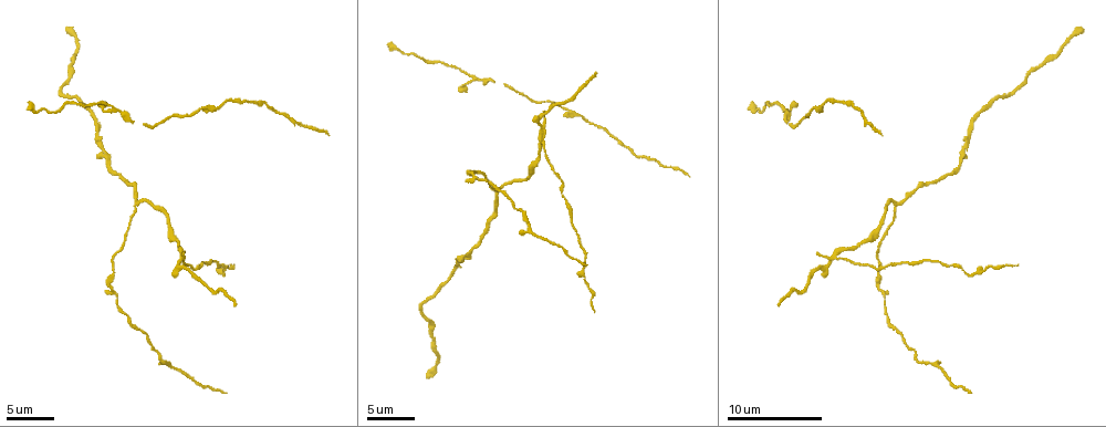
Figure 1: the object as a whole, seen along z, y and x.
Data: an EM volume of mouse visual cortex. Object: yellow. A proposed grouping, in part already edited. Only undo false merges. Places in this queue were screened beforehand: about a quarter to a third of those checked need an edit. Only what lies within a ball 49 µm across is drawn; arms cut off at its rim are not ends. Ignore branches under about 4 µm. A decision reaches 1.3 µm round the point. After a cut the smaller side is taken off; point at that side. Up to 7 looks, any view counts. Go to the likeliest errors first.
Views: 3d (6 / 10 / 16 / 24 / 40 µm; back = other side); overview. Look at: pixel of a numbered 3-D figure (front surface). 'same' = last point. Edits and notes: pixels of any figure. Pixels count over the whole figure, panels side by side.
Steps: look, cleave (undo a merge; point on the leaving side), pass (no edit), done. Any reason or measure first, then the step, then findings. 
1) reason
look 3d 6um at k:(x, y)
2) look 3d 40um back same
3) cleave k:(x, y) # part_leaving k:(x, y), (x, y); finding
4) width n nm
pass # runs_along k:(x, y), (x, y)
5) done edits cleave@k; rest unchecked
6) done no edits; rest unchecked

a fork
look 3d 10um at 1:(840, 260)

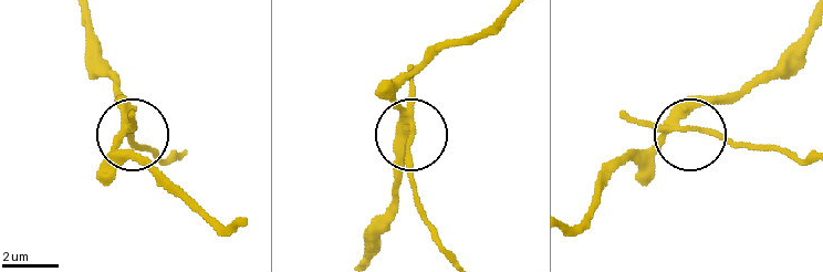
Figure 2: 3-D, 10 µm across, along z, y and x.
arms 3
cleave 2:(714, 132) # part_leaving 2:(675, 126), (701, 126), (808, 161); two neurons meet here

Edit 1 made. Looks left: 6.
three-way junction
look 3d 6um at 1:(895, 206)

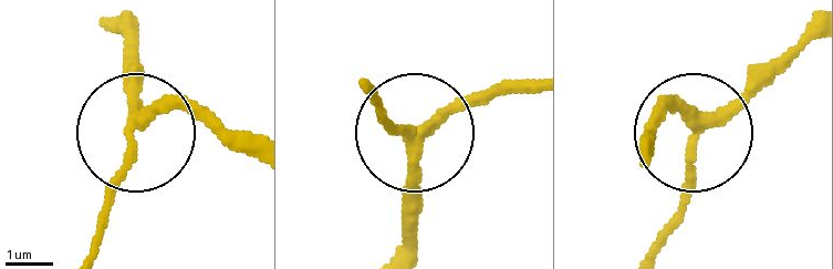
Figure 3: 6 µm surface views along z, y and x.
pass # runs_along 3:(200, 104), (168, 104), (133, 124), (133, 49); one neuron here

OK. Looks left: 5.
two arms in line, one across
look 3d 10um at 1:(473, 79)

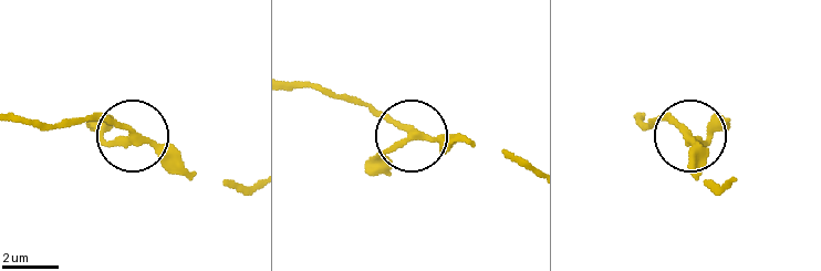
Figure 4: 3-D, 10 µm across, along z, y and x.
pass # all the same neuron

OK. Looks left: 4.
done edits cleave@2; rest unchecked

